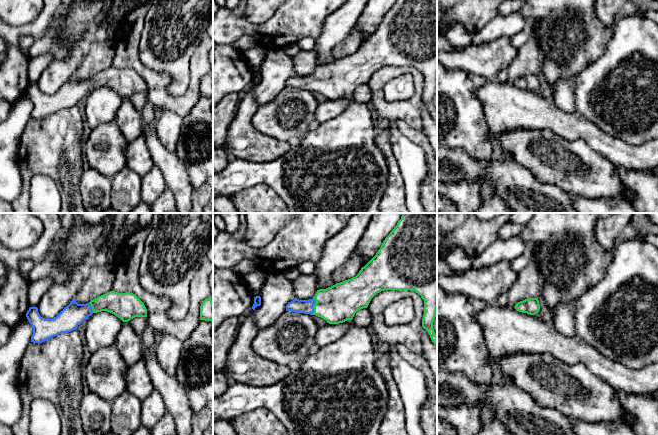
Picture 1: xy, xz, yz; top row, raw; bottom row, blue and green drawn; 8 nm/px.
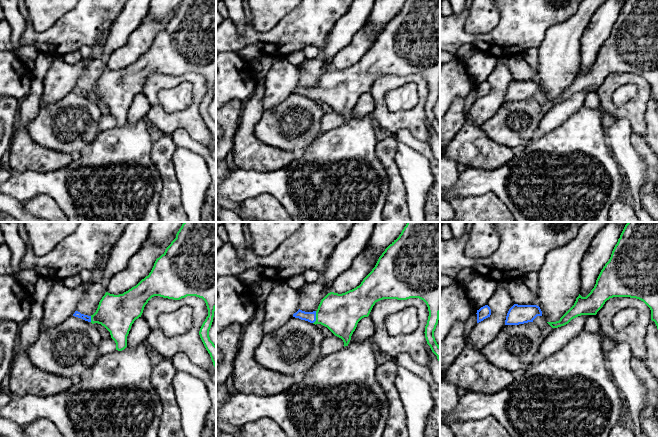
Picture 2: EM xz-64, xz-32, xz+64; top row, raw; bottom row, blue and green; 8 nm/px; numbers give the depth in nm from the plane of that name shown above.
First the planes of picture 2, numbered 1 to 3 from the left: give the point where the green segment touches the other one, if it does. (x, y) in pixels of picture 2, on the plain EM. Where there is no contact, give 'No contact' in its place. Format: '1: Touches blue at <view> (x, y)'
1: Touches blue at xz-64 (90, 95)
2: Touches blue at xz-32 (315, 93)
3: No contact

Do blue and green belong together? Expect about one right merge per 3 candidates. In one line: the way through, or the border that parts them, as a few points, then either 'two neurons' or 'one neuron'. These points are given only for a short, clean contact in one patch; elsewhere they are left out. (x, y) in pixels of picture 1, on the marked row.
way xz (299, 306), (313, 305), (336, 304); one neuron

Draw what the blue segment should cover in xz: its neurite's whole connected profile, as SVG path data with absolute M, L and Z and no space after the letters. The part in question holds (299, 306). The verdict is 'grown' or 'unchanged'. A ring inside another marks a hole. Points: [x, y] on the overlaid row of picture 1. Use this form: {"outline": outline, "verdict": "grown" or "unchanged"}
{"outline": "M403 213L376 255L355 277L317 290L312 299L295 298L286 305L286 311L316 315L329 324L339 324L352 320L358 310L367 308L371 299L384 290L411 290L421 296L424 300L422 327L437 347L433 329L437 310L437 213Z", "verdict": "grown"}

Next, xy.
{"outline": "M110 291L86 304L78 304L75 298L55 318L45 319L40 316L37 307L30 307L26 313L33 328L31 342L42 343L61 333L76 330L93 313L107 311L123 322L135 317L147 317L144 303L133 293Z", "verdict": "grown"}

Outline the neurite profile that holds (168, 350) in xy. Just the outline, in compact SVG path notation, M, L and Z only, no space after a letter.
M163 335L161 341L155 345L157 360L165 372L175 377L182 349L182 341L172 335Z

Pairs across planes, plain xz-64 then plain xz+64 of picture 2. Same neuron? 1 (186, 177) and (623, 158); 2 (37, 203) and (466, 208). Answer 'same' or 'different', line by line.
1: same
2: same

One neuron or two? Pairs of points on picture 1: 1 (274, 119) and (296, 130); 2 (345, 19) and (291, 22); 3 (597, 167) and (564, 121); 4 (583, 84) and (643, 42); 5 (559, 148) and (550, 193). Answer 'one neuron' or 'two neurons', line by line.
1: one neuron
2: two neurons
3: two neurons
4: one neuron
5: two neurons

